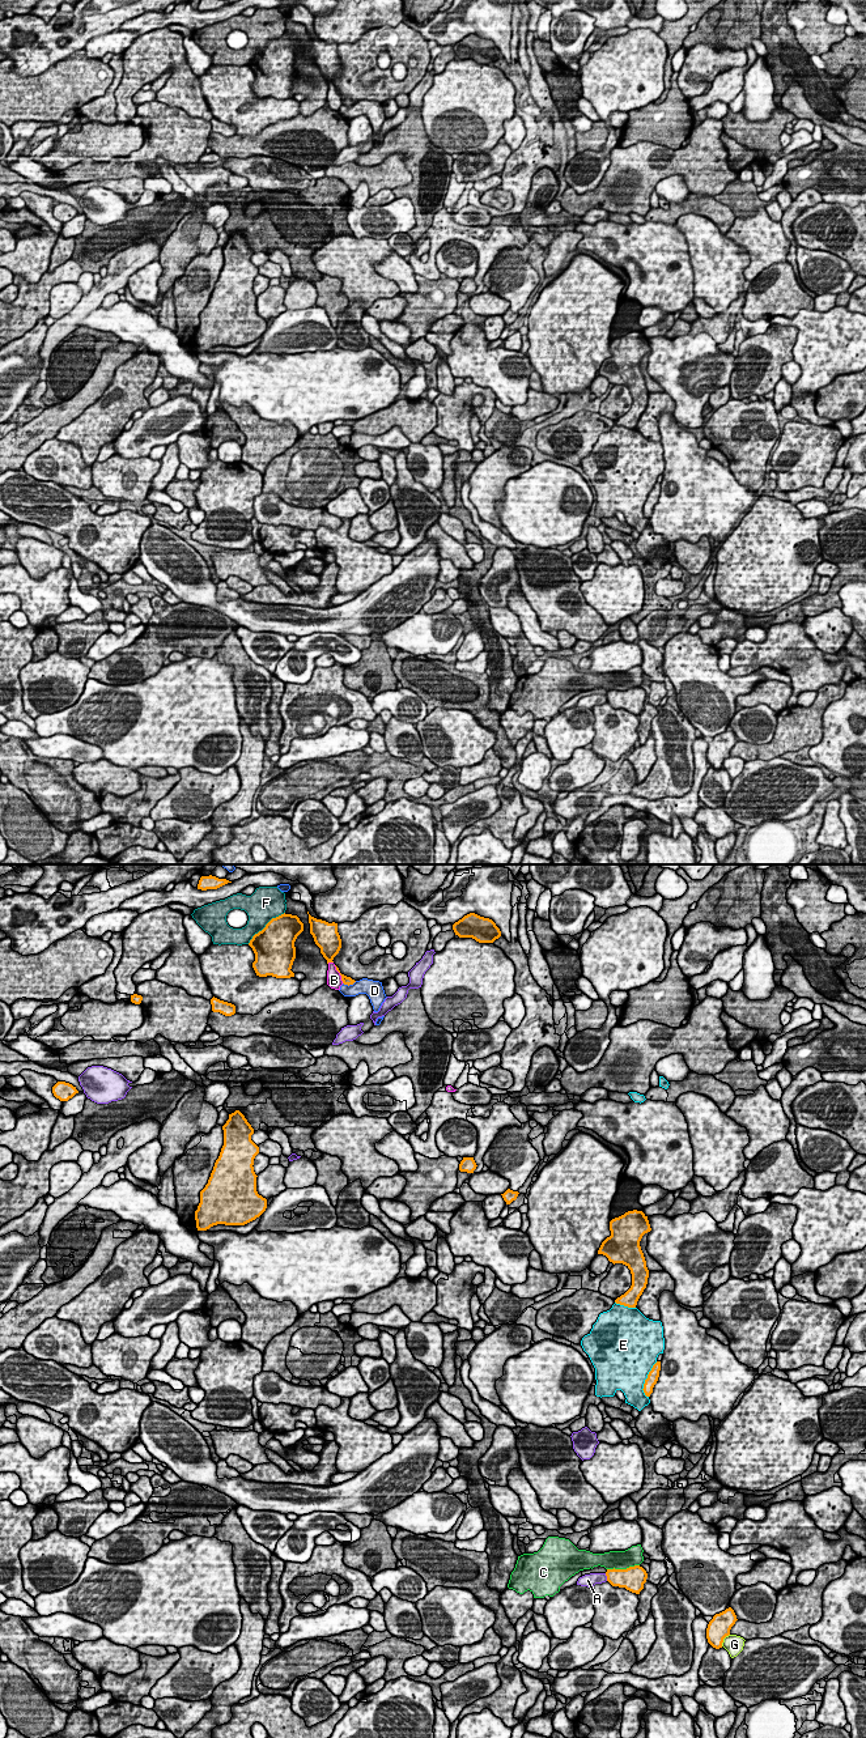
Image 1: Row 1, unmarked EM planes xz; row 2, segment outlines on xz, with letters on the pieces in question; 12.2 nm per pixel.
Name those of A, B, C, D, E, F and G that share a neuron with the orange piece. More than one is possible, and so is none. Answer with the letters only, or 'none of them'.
C

